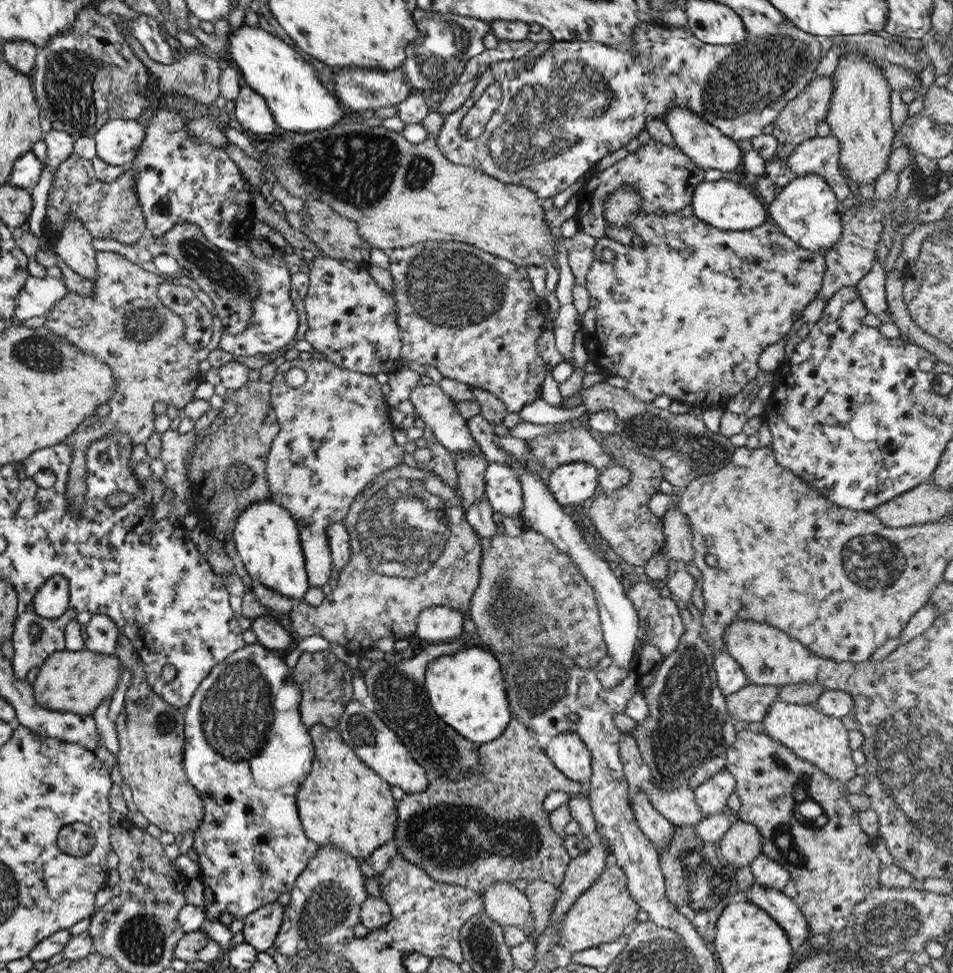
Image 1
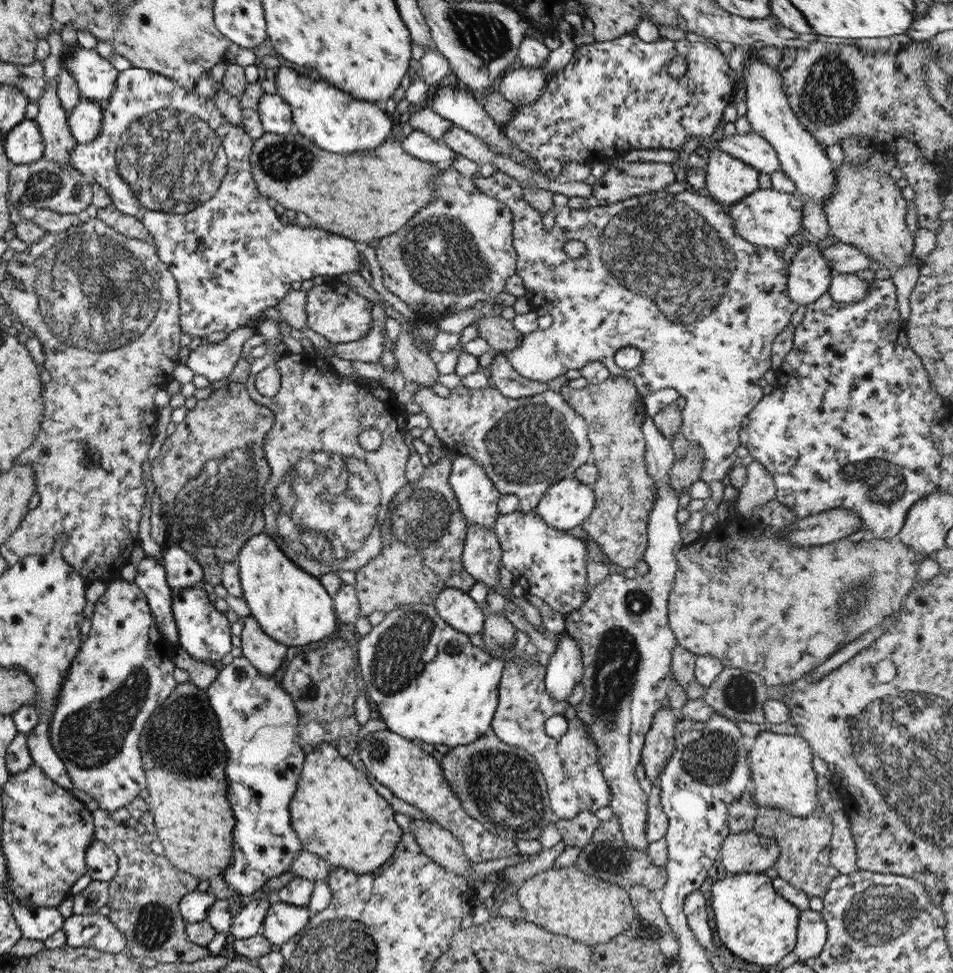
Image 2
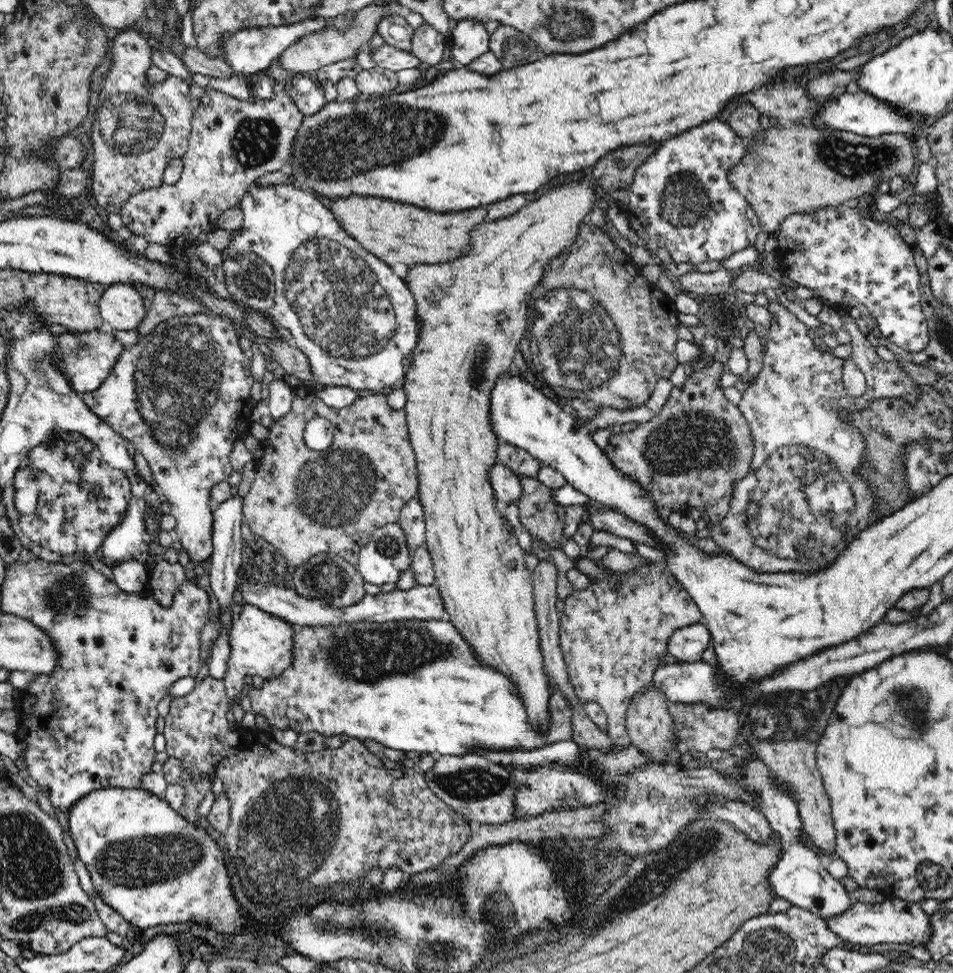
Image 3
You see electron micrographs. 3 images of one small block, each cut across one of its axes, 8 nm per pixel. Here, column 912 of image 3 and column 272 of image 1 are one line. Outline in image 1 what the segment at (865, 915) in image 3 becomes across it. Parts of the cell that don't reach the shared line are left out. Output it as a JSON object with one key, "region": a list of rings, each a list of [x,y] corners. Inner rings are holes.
{"region":[[[270,902],[248,914],[239,923],[243,940],[257,951],[265,951],[275,942],[284,906]]]}

